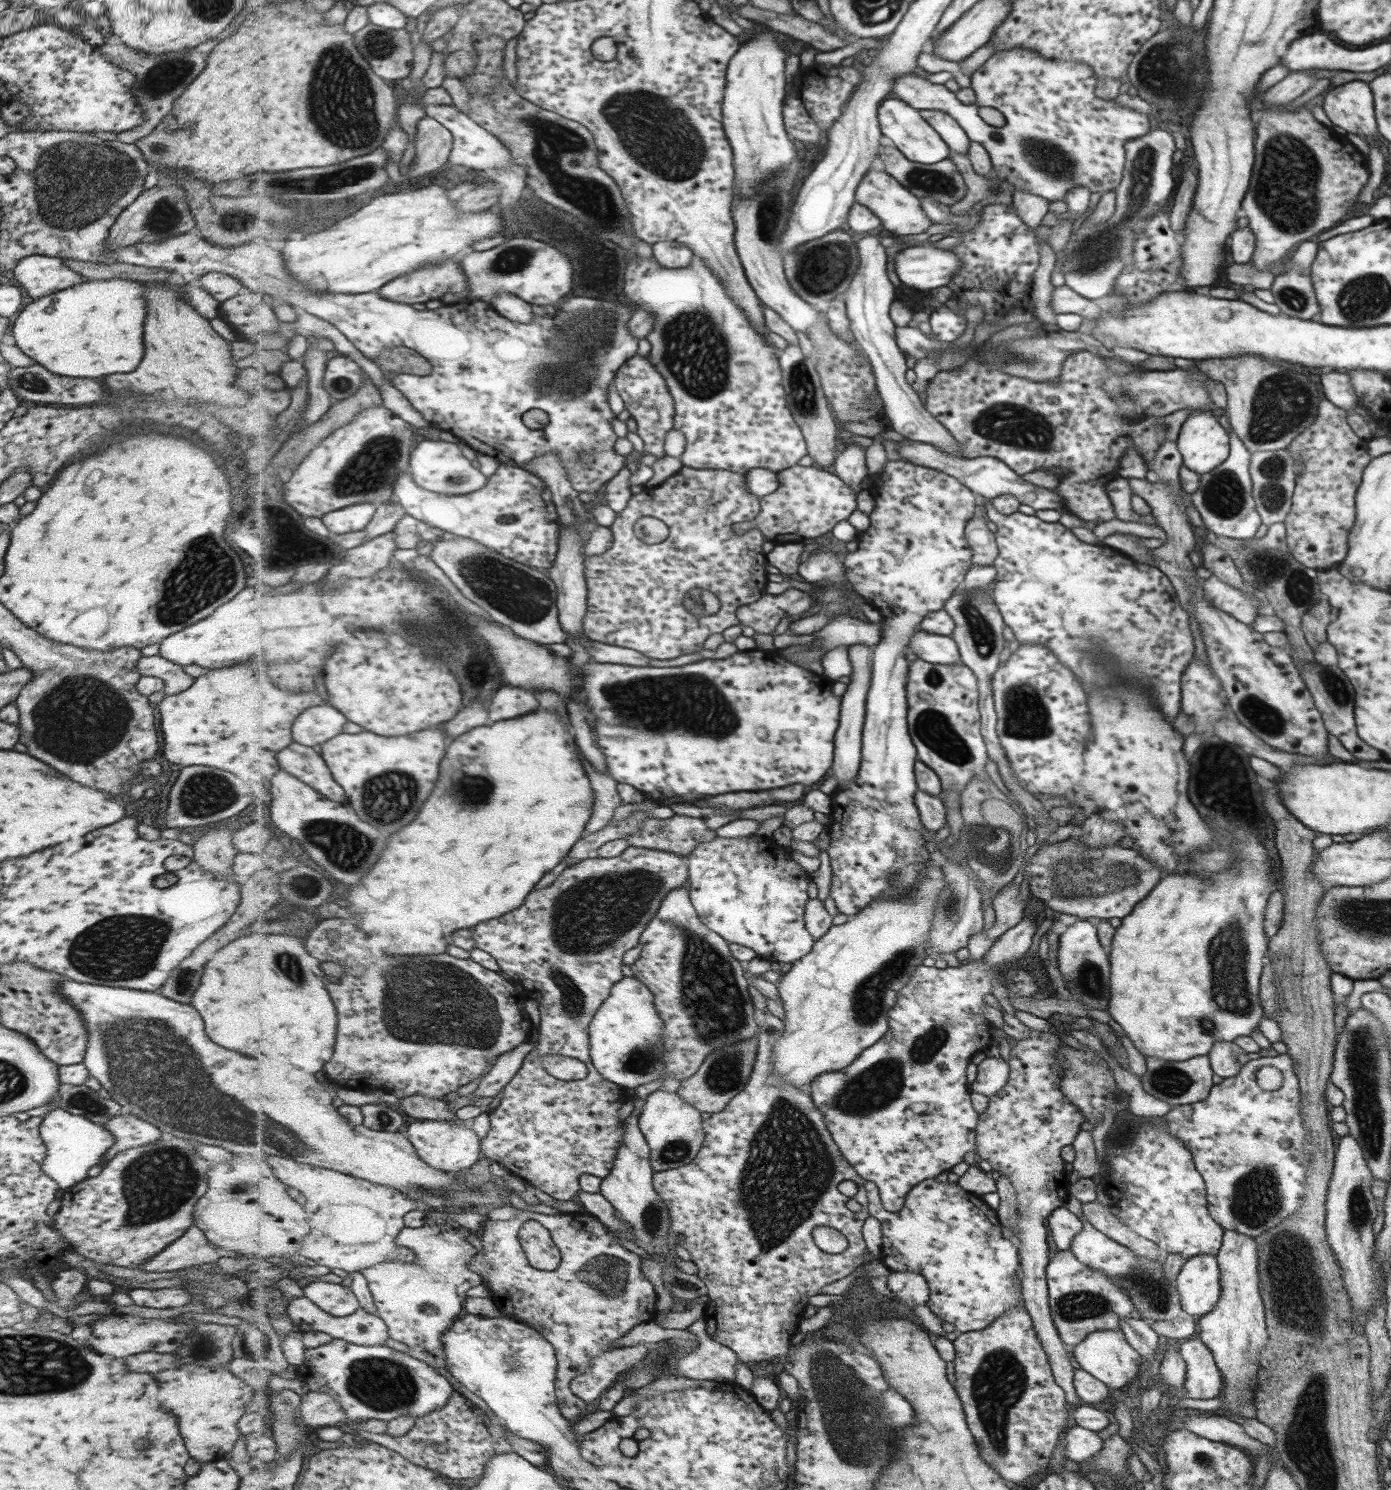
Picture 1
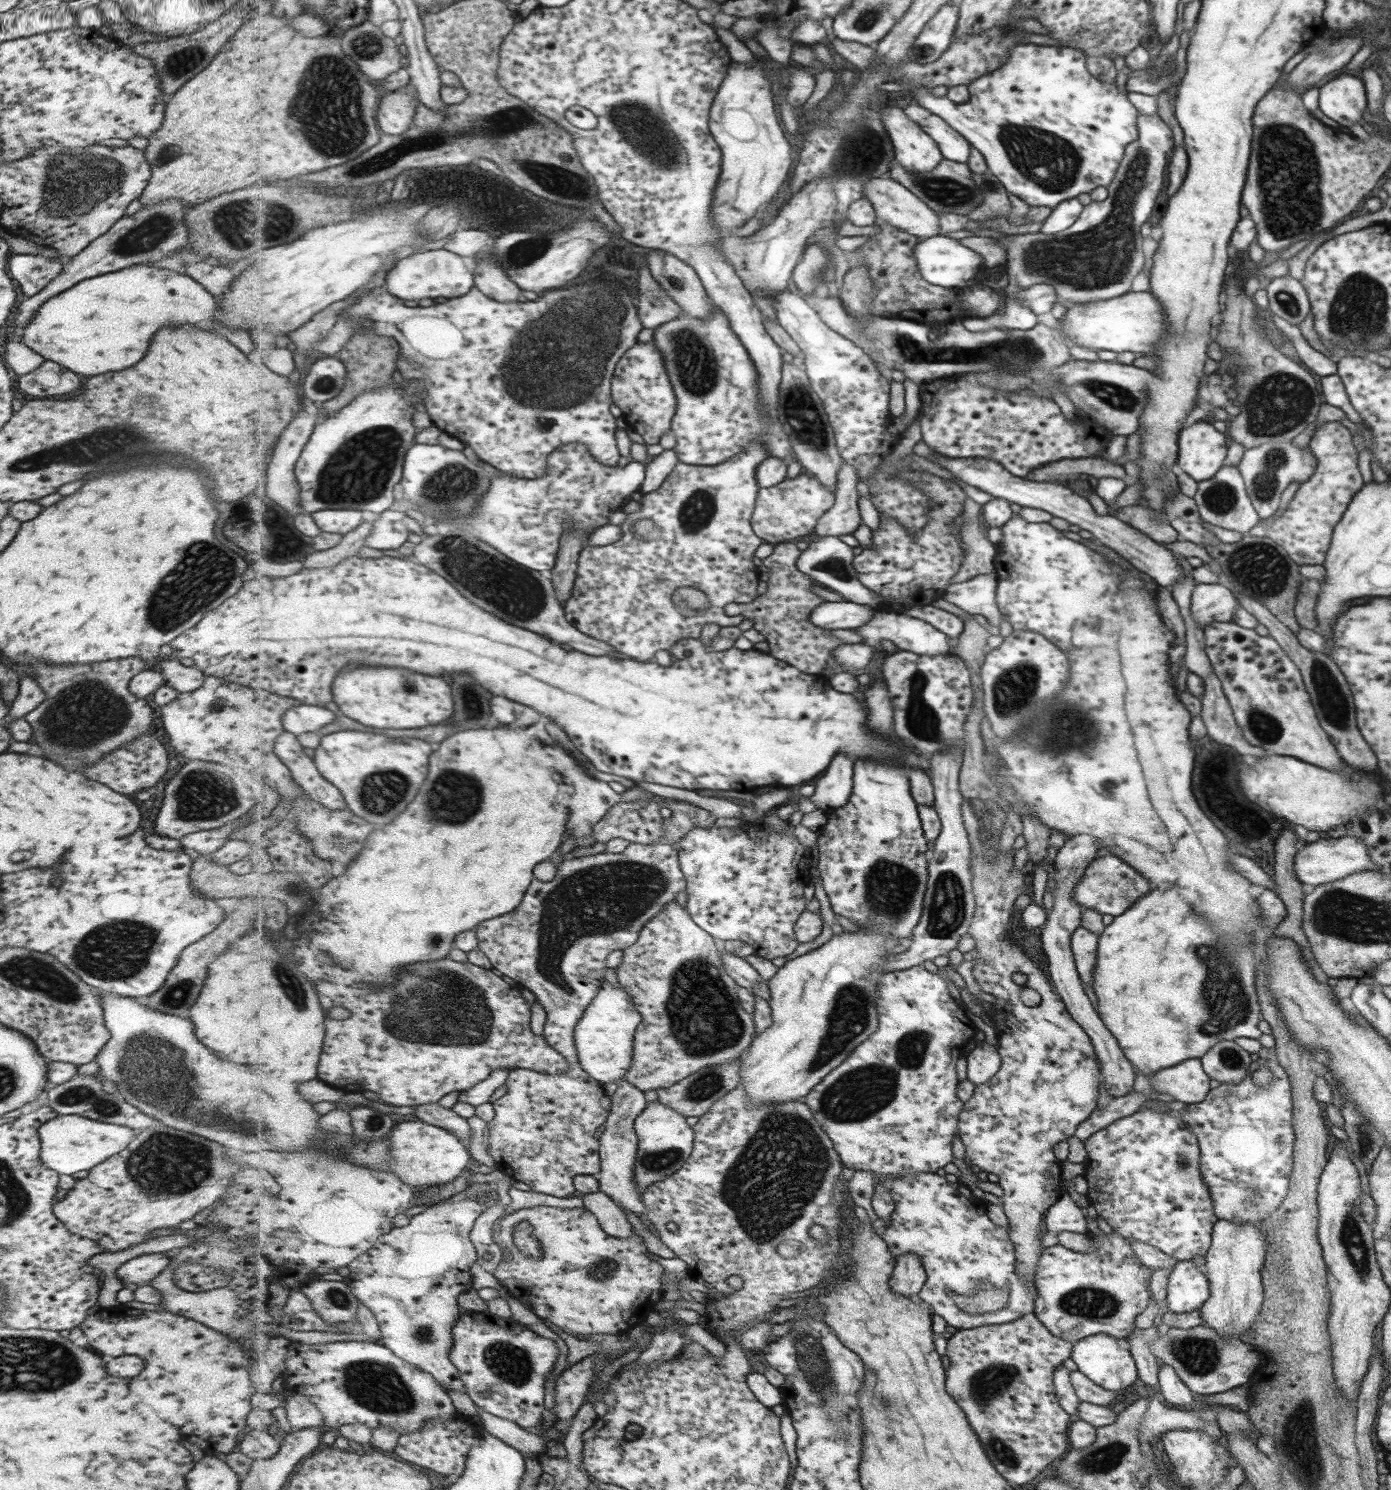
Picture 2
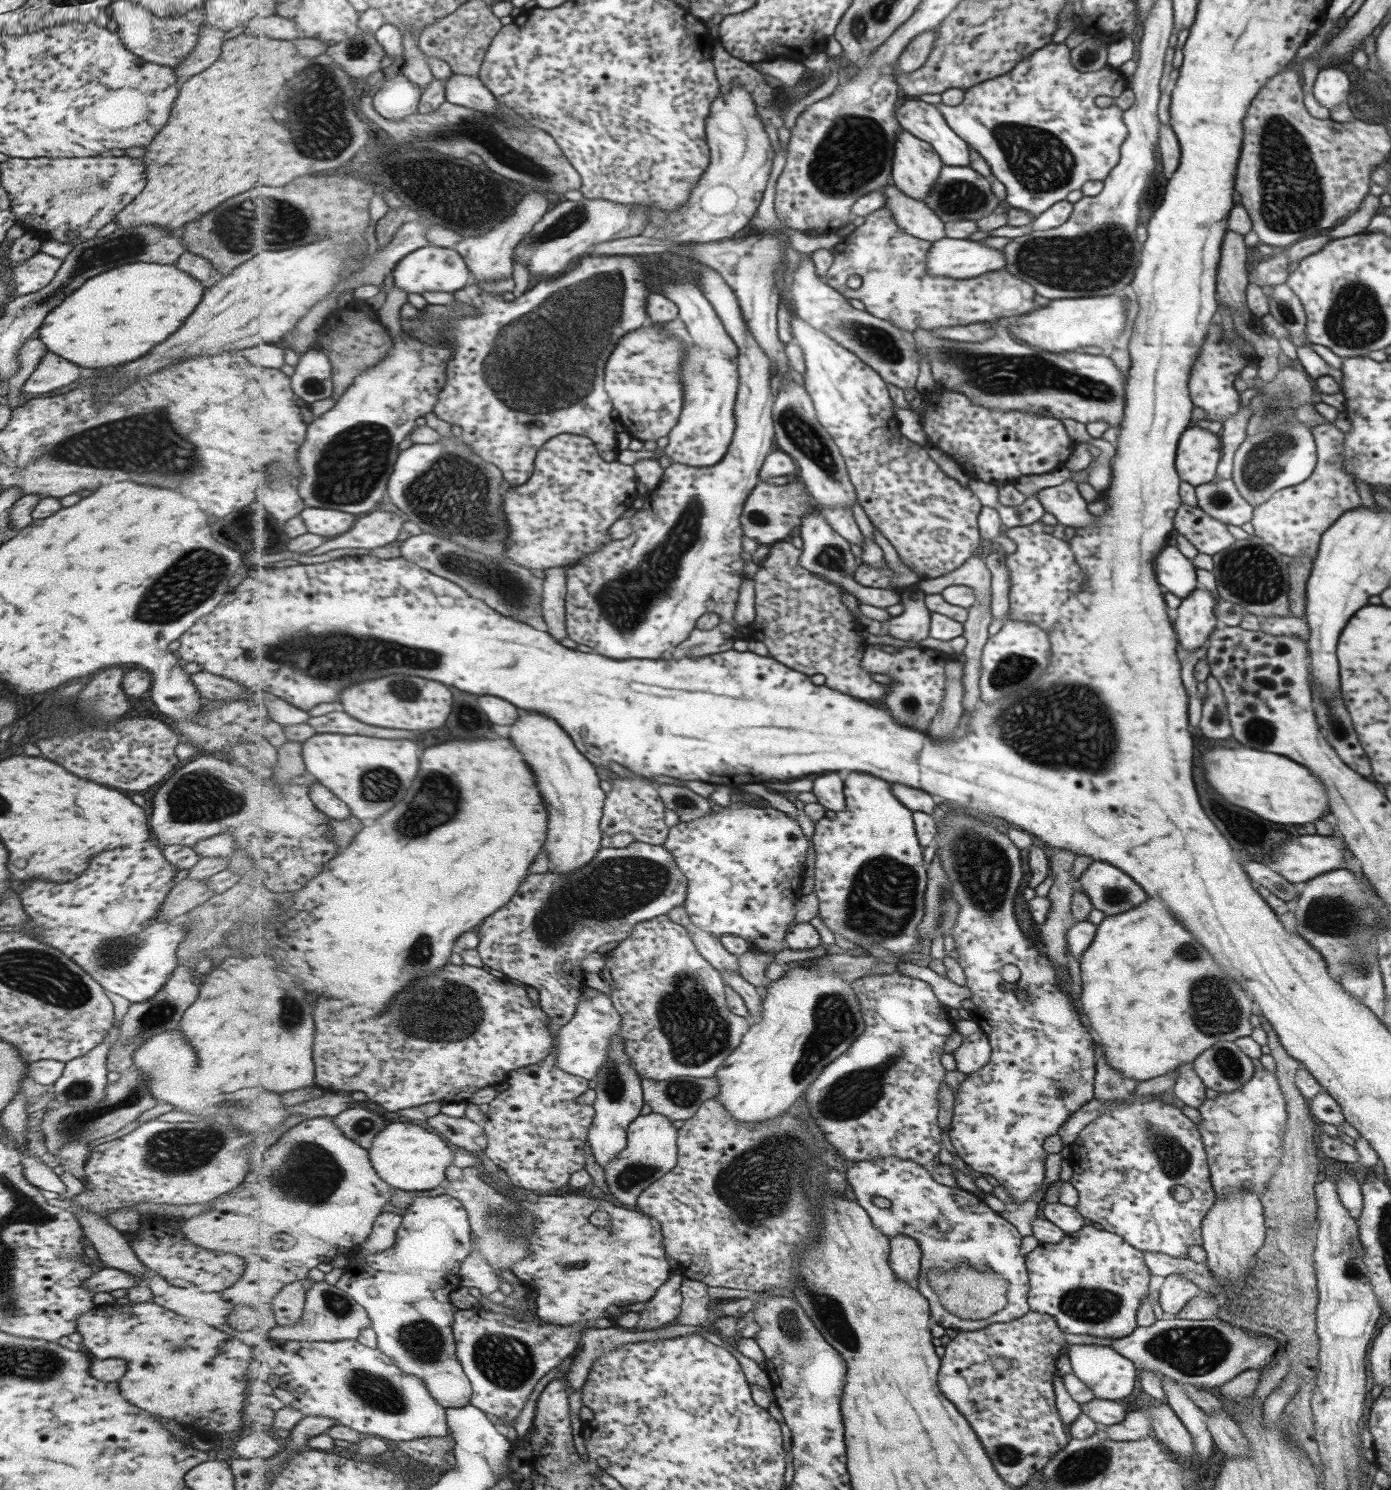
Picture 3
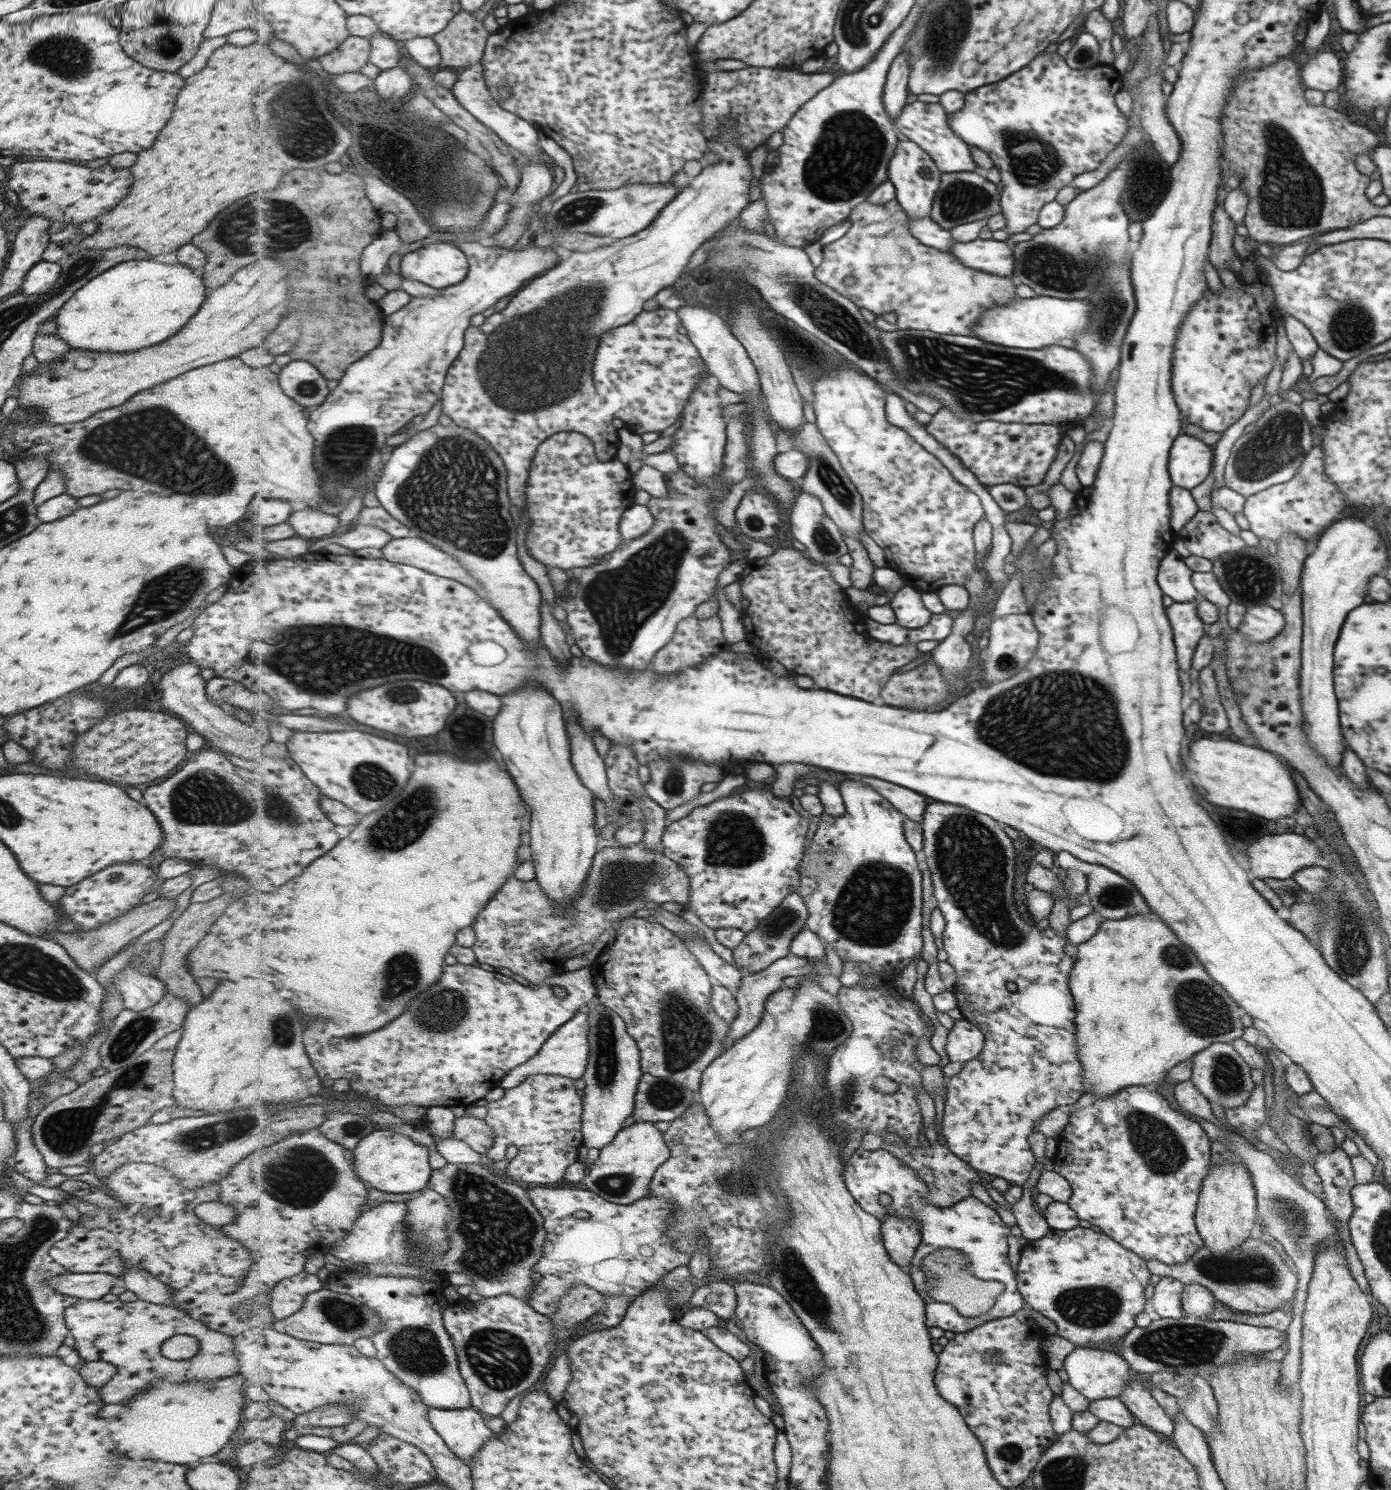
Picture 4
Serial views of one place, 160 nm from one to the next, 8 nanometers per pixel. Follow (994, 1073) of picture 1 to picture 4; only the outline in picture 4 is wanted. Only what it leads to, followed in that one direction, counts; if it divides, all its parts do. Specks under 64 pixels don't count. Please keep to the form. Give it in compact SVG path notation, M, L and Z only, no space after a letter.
M966 1019L954 1020L947 1033L944 1049L951 1062L967 1062L976 1058L985 1045L985 1036L973 1023Z

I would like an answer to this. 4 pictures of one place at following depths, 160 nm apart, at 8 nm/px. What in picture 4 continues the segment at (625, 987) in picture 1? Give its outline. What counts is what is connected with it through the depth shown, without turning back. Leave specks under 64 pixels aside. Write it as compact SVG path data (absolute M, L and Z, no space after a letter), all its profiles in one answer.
M579 1010L578 1013L561 1029L554 1032L550 1039L543 1045L540 1053L533 1057L529 1062L521 1066L515 1066L514 1070L509 1071L502 1078L500 1086L505 1089L512 1089L522 1084L529 1076L537 1074L551 1074L551 1076L569 1077L572 1079L583 1079L590 1061L590 1024L589 1013Z

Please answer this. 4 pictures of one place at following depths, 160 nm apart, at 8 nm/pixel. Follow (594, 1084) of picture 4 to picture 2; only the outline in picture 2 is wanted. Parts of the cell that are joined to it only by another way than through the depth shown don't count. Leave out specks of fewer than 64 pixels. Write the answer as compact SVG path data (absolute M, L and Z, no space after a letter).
M625 1080L617 1082L610 1089L609 1096L611 1099L610 1115L603 1133L600 1135L602 1144L599 1149L602 1158L602 1169L598 1175L600 1190L608 1194L615 1202L618 1202L623 1209L629 1210L637 1216L647 1215L646 1202L643 1200L640 1186L635 1181L640 1143L635 1125L636 1118L646 1109L649 1103L645 1100L643 1090Z

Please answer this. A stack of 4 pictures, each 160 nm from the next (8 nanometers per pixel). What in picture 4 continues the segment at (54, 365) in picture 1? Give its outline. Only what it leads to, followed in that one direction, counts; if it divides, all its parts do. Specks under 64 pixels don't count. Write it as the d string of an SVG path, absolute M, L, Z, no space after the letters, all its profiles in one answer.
M135 259L120 262L91 278L61 305L53 317L55 335L65 345L75 350L95 350L95 352L133 352L159 344L161 340L173 336L183 328L199 310L206 290L202 277L197 277L192 269L183 264L165 264L152 259Z

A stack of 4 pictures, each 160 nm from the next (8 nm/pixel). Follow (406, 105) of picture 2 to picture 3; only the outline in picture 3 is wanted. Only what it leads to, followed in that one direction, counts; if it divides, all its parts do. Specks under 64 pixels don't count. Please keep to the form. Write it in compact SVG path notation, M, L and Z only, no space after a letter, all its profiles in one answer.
M398 74L383 83L373 94L374 108L389 120L403 120L418 112L424 90L405 75Z

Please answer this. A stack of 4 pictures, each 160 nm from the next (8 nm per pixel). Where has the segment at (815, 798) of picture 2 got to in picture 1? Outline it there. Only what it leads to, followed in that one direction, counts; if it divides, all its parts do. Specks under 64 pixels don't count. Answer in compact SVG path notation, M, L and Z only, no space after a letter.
M854 644L850 647L850 659L853 665L853 674L848 683L847 692L843 698L843 722L839 728L839 738L837 738L837 748L835 748L835 766L833 772L841 780L839 790L843 790L850 782L853 782L859 774L862 765L863 752L863 729L866 723L867 697L872 685L873 678L873 648L866 644Z

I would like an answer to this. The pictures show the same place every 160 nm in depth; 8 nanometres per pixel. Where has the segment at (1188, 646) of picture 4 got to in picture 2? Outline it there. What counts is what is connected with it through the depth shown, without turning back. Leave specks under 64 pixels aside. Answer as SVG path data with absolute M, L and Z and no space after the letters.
M1224 583L1194 585L1191 593L1190 611L1200 629L1210 622L1227 622L1239 607L1237 598Z

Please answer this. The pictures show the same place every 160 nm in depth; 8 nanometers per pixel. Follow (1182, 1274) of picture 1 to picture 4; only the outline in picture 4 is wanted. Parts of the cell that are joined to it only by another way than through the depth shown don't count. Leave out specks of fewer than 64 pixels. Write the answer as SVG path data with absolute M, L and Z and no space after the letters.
M1160 1277L1155 1282L1149 1302L1159 1318L1177 1319L1186 1316L1180 1306L1181 1291L1183 1284L1177 1280Z

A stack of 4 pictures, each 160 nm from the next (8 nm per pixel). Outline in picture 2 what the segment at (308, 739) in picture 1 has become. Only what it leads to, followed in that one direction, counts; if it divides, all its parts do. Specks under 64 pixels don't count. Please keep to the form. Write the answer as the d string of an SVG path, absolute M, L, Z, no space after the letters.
M301 704L288 710L283 717L283 724L287 732L299 736L305 732L317 732L336 720L337 713L323 706Z

